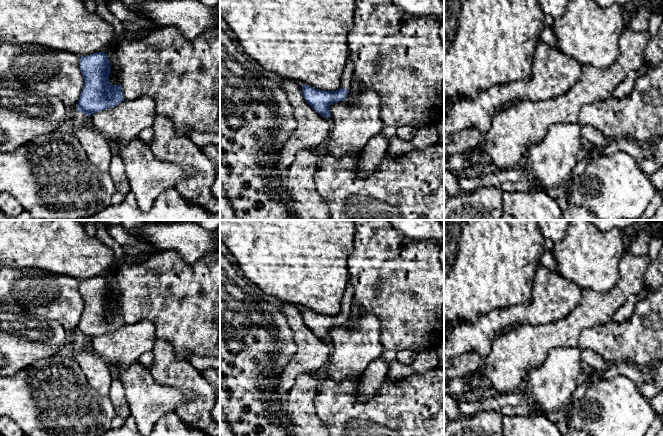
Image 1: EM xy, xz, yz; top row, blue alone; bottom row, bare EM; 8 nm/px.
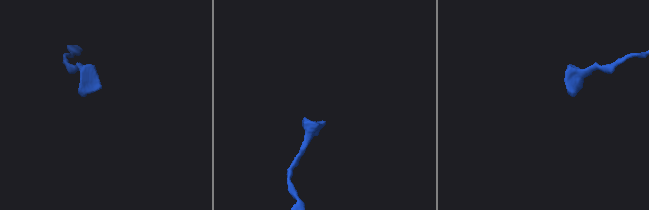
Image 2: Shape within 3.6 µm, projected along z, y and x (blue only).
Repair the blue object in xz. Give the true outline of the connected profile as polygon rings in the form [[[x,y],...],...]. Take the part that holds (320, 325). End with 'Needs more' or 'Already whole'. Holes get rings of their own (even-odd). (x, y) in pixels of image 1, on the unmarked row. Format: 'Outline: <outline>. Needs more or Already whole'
Outline: [[[348,279],[342,300],[342,311],[336,315],[322,315],[308,309],[302,309],[302,317],[305,325],[320,339],[330,342],[330,330],[343,325],[348,320],[353,295],[354,289],[350,283],[350,279]]]. Needs more

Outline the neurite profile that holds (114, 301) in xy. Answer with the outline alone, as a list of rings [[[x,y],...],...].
[[[117,261],[114,263],[109,273],[105,276],[105,278],[107,279],[109,283],[109,287],[111,289],[111,297],[109,299],[109,304],[113,309],[121,310],[120,292],[117,286],[116,277],[115,277],[116,267],[117,267]]]

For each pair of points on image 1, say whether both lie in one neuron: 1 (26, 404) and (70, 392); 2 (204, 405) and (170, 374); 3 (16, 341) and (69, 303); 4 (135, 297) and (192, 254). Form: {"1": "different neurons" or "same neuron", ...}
{"1": "same neuron", "2": "same neuron", "3": "different neurons", "4": "different neurons"}

